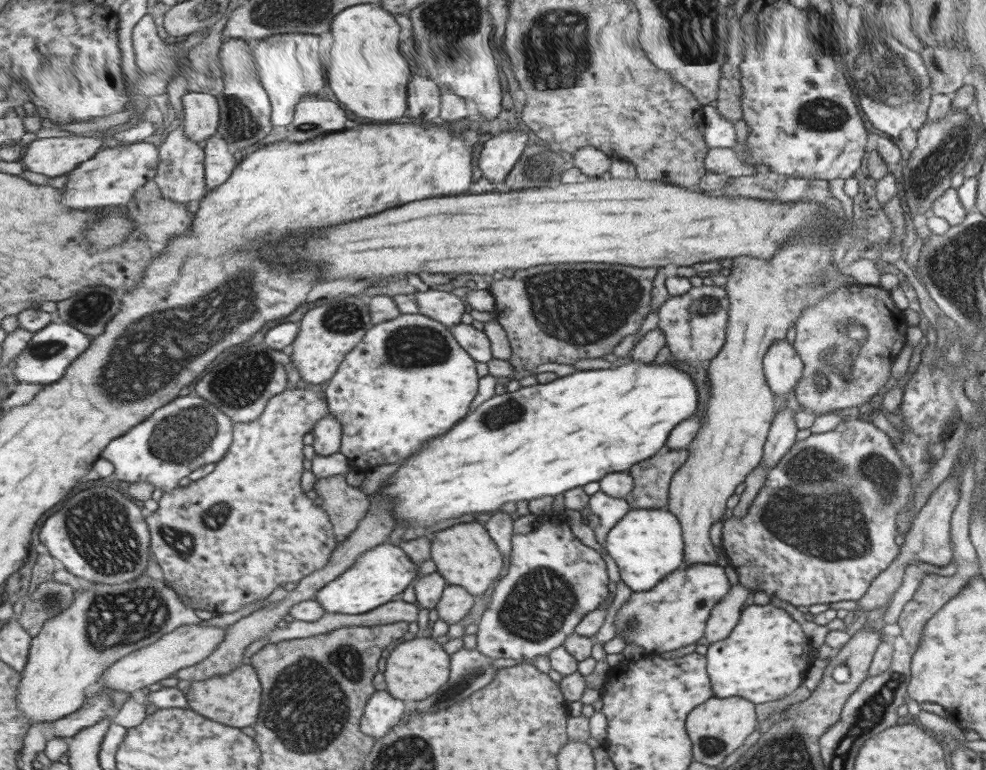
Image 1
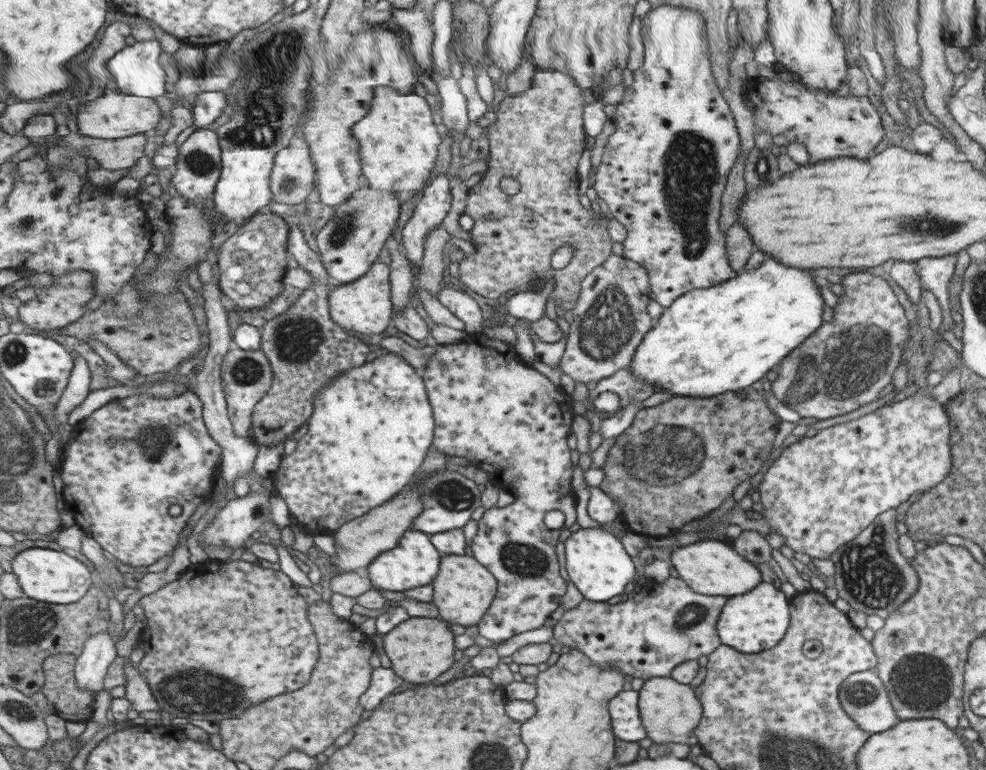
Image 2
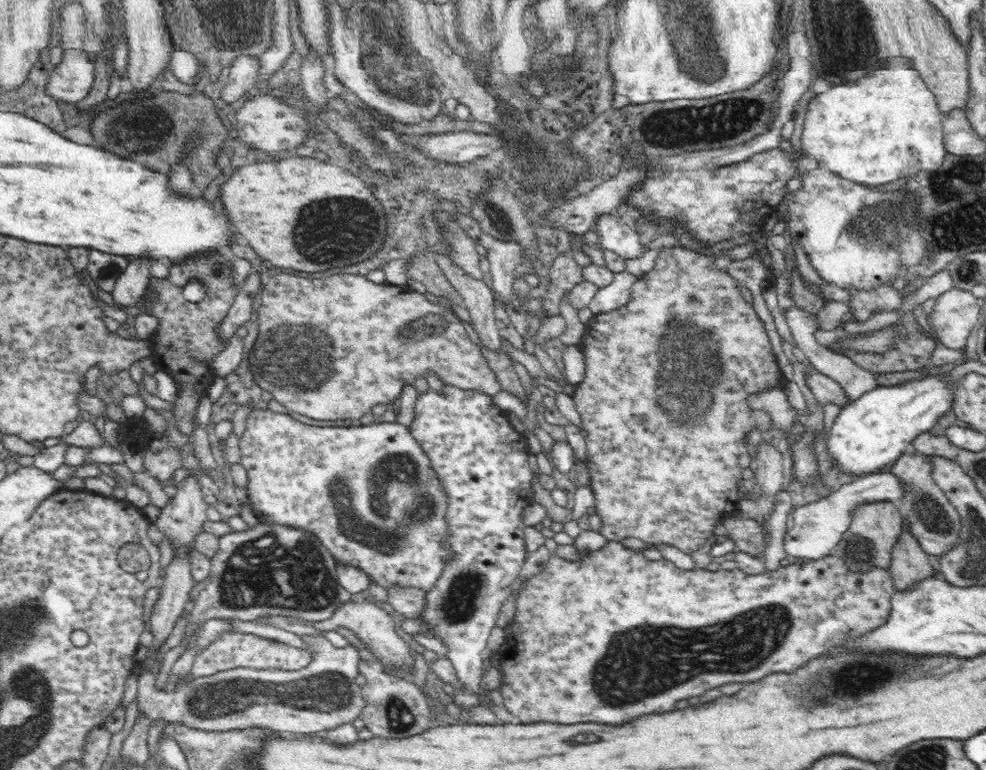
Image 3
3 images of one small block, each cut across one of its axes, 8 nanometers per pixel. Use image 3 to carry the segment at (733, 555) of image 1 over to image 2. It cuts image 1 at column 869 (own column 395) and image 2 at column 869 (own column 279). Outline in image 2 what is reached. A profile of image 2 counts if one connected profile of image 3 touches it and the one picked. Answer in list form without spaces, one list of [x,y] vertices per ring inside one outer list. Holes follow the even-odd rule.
[[[917,393],[857,419],[818,430],[811,437],[801,437],[781,449],[757,486],[764,523],[771,532],[779,533],[793,552],[829,558],[837,548],[853,541],[882,512],[899,506],[915,492],[928,497],[930,489],[948,476],[952,464],[952,450],[947,442],[949,432],[935,432],[945,420],[938,401]]]

